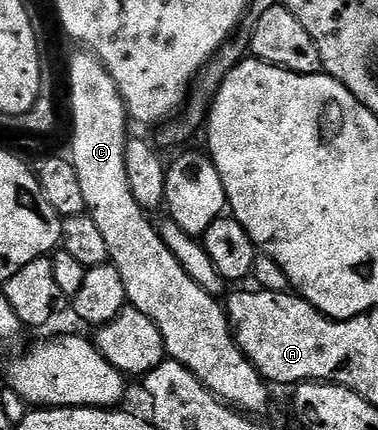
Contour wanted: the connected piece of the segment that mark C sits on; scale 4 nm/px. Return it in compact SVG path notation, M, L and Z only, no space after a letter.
M79 50L72 58L67 76L71 79L72 128L69 159L81 181L86 215L91 216L93 222L97 222L101 235L105 238L105 246L109 246L110 263L114 264L117 274L121 274L121 282L125 282L128 305L141 310L141 314L145 314L145 318L149 318L153 326L161 330L164 353L189 369L214 396L244 414L259 414L255 412L265 411L271 400L272 389L236 344L224 305L216 297L201 290L201 286L197 286L197 282L193 282L193 278L189 278L189 274L181 270L181 262L177 262L177 258L169 254L169 246L165 246L165 242L160 238L158 227L153 220L151 224L151 216L133 198L125 170L129 117L113 78L105 70L103 63L86 50Z

